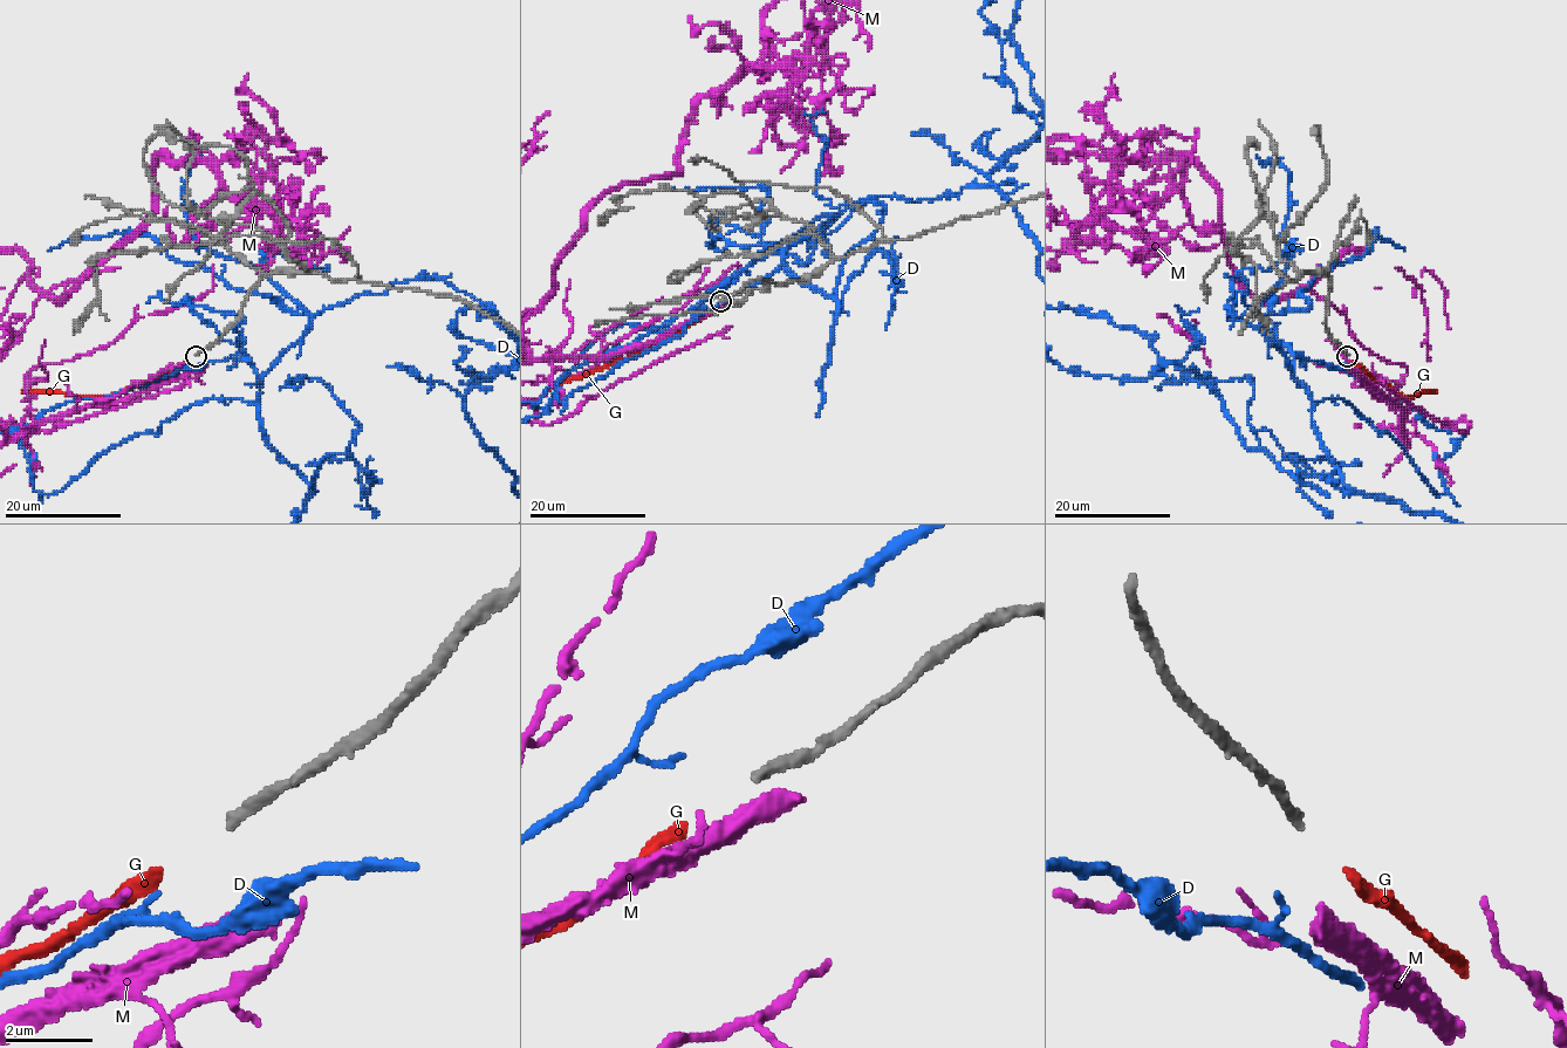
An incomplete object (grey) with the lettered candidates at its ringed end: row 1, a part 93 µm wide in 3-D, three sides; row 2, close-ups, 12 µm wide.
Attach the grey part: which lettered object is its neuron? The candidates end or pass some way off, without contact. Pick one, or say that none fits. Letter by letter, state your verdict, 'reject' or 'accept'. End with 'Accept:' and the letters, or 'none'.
D: reject
G: accept
M: reject
Accept: G

